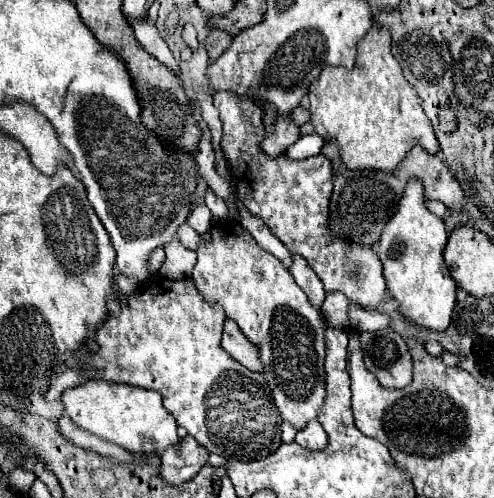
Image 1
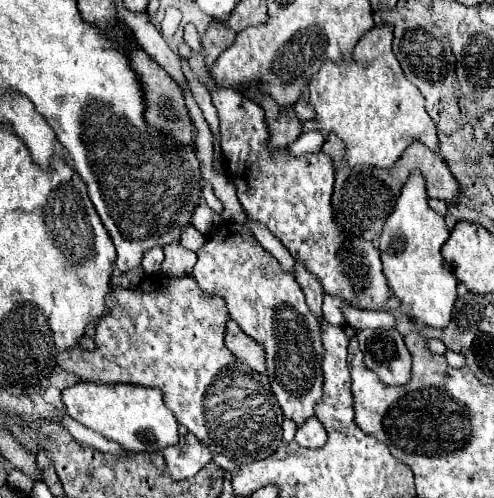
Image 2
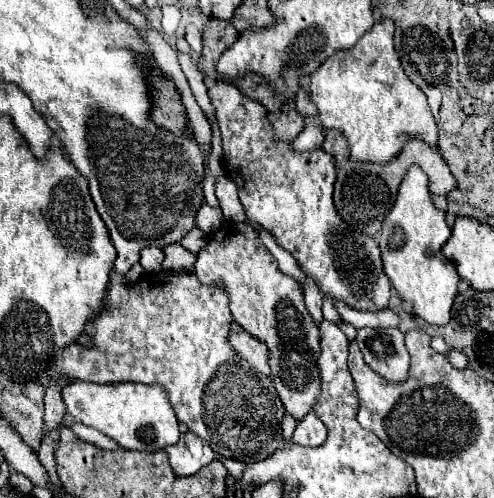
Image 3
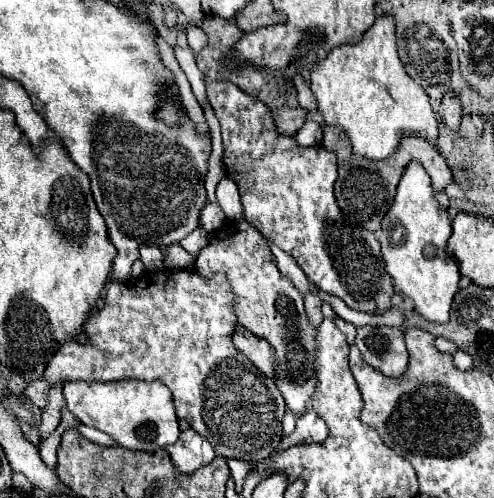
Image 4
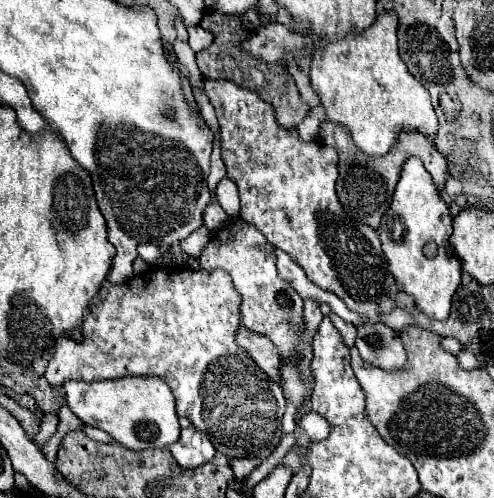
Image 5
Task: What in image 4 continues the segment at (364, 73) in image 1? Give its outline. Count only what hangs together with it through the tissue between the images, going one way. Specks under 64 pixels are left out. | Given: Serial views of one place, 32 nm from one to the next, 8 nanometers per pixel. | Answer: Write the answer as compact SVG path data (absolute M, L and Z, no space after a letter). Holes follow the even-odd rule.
M380 16L356 44L334 48L312 70L312 94L324 124L342 128L356 156L386 160L394 154L404 136L420 136L430 144L438 138L438 122L426 92L412 82L396 52L396 26L392 16Z

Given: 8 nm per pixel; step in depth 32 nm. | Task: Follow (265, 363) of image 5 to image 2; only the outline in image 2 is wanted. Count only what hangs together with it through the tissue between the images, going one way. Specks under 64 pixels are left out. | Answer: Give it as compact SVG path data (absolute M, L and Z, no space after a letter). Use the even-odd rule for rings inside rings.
M230 320L227 324L224 344L238 360L248 364L252 370L266 372L266 368L264 368L264 350L252 338L244 336L244 332L238 328L238 324L234 320Z

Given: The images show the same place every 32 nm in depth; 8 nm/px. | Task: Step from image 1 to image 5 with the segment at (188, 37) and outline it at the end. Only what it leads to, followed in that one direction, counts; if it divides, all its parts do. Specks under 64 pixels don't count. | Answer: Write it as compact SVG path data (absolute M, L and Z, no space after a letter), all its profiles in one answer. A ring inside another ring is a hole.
M188 26L186 30L188 30L188 44L190 44L190 48L192 48L194 52L204 50L204 48L212 42L212 34L206 32L206 30L200 28L200 26Z

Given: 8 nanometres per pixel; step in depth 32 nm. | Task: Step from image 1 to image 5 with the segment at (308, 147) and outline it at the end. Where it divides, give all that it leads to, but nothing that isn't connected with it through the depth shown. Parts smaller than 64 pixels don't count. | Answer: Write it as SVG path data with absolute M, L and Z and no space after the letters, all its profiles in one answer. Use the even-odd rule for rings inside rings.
M306 116L298 128L298 136L302 142L318 142L320 140L320 122L316 116Z

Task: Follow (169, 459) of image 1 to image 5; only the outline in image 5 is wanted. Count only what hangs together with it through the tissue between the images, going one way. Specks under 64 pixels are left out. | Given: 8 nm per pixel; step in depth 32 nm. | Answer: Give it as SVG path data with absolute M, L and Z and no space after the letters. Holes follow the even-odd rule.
M196 428L182 430L178 442L174 442L168 450L172 452L174 460L182 470L194 470L210 462L214 456L214 446L210 444L208 436L204 436L202 432L196 432Z

